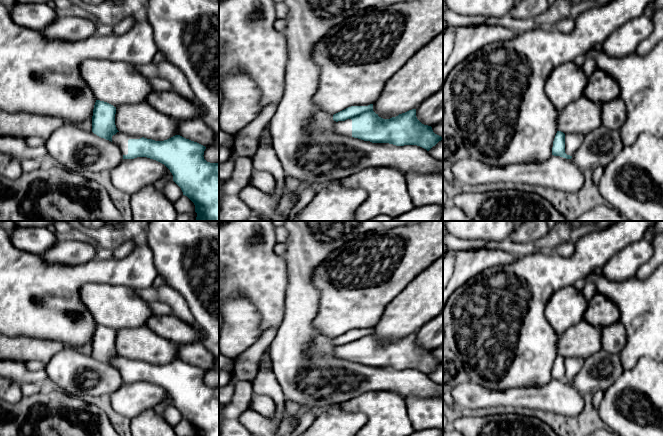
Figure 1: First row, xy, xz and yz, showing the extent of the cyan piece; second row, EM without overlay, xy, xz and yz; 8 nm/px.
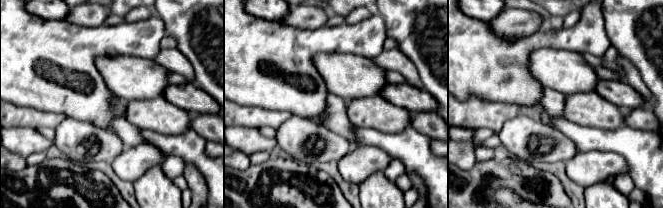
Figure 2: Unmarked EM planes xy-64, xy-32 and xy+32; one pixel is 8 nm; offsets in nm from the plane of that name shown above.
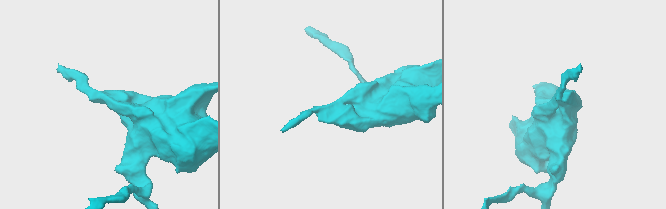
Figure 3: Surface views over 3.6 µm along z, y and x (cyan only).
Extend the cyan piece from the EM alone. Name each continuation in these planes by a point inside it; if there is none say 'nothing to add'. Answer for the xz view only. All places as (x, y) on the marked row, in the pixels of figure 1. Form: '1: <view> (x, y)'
1: xz (341, 127)

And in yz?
1: yz (573, 141)

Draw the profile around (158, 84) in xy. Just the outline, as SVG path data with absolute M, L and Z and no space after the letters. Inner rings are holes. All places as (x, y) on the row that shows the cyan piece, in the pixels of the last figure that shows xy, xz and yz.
M152 77L152 78L148 78L148 81L155 91L164 92L164 91L171 91L172 90L171 83L166 79L162 79L159 77Z

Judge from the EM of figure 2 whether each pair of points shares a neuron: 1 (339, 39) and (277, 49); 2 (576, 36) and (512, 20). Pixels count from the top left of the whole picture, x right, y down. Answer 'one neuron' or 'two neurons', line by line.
1: one neuron
2: two neurons

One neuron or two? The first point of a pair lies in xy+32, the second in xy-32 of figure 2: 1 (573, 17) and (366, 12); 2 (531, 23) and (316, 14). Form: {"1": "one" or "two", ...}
{"1": "one", "2": "one"}

